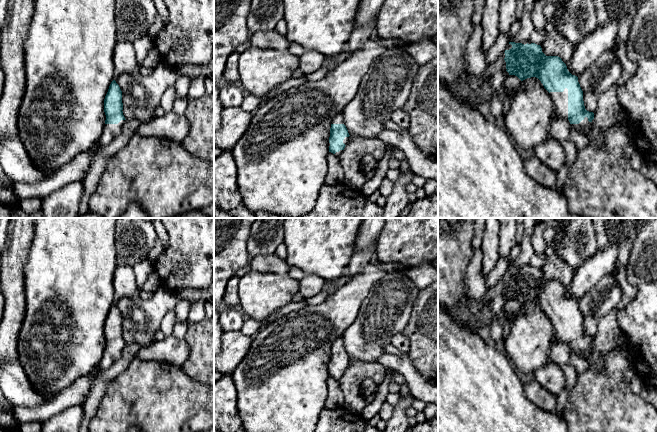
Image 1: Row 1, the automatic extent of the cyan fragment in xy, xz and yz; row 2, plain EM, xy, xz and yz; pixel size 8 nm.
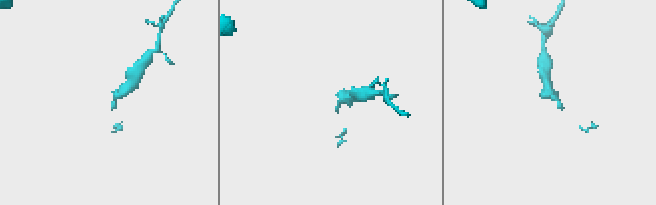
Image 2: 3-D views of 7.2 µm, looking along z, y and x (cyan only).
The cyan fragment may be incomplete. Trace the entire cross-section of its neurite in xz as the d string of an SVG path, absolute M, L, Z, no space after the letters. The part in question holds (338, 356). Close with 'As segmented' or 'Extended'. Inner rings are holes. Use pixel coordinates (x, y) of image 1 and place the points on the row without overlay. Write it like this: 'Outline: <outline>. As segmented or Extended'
Outline: M342 338L335 340L330 352L329 376L339 381L348 368L349 360Z. Extended

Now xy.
Outline: M113 304L104 323L106 344L103 357L98 365L101 371L110 368L121 357L126 344L122 334L122 315L116 305Z. Extended

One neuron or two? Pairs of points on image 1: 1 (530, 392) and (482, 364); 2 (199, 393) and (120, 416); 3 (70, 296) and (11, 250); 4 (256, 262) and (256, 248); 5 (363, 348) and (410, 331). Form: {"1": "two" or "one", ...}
{"1": "two", "2": "one", "3": "two", "4": "two", "5": "two"}

